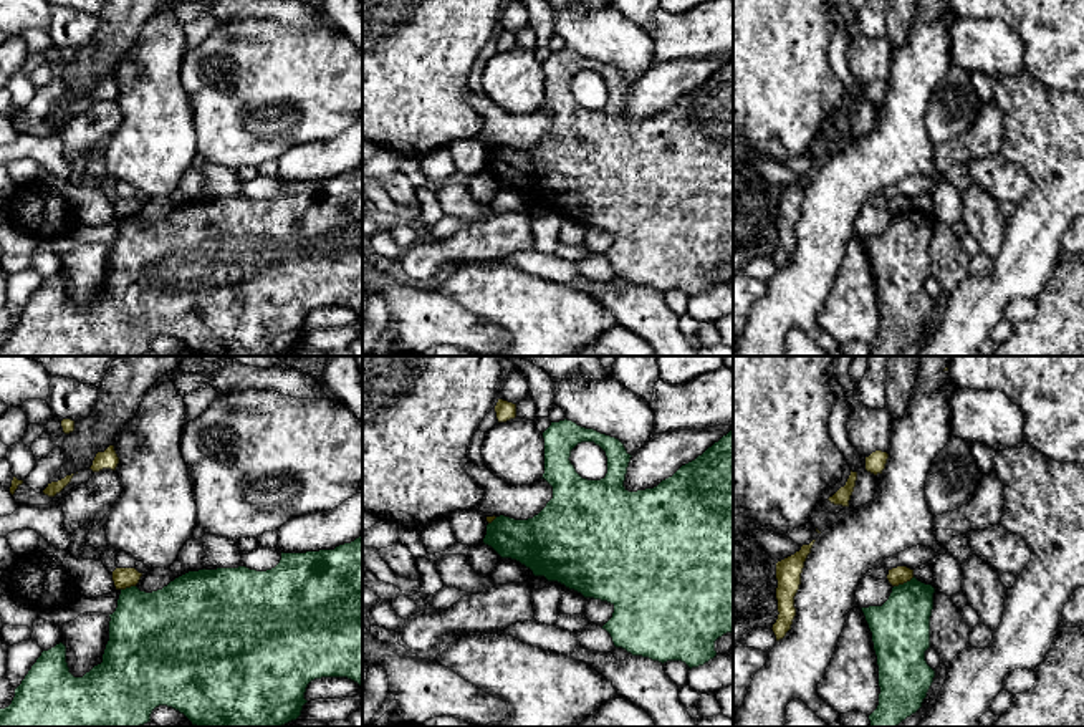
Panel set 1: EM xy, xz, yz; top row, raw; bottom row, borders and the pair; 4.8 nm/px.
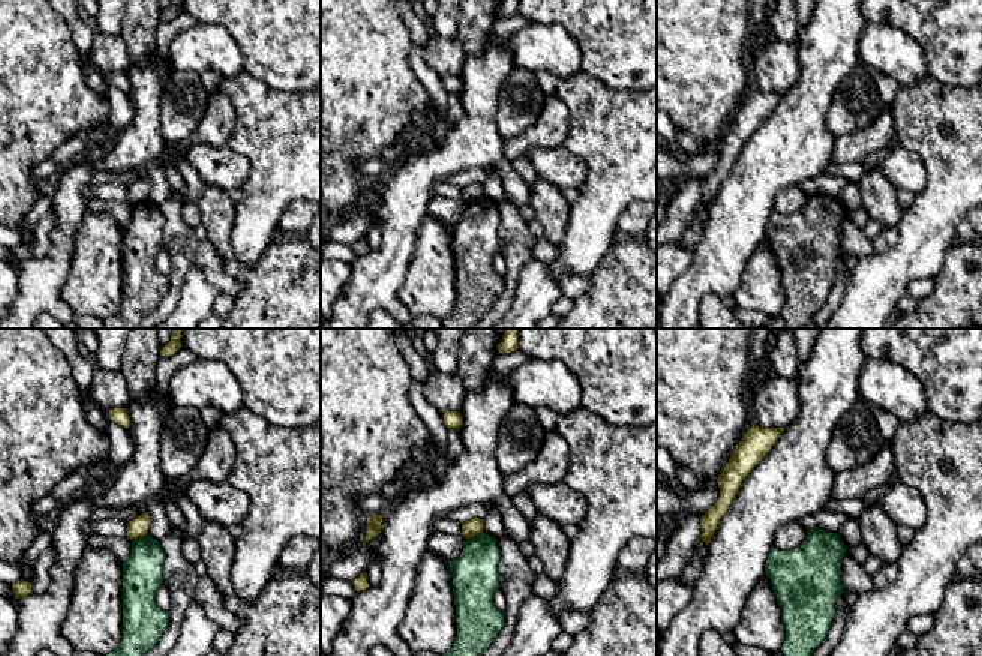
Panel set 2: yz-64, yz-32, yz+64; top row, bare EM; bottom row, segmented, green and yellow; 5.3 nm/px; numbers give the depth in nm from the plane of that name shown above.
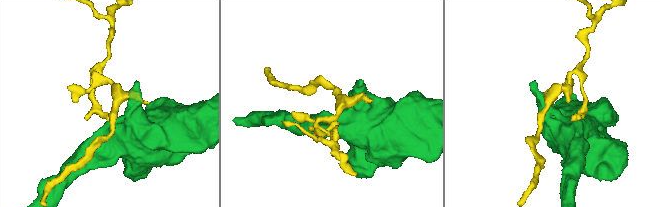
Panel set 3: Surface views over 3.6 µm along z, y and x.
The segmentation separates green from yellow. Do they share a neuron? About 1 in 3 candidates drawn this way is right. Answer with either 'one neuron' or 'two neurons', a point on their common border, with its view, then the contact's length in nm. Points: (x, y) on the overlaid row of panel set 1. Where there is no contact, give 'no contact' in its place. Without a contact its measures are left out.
two neurons; contact yz (904, 583); length 120 nm

